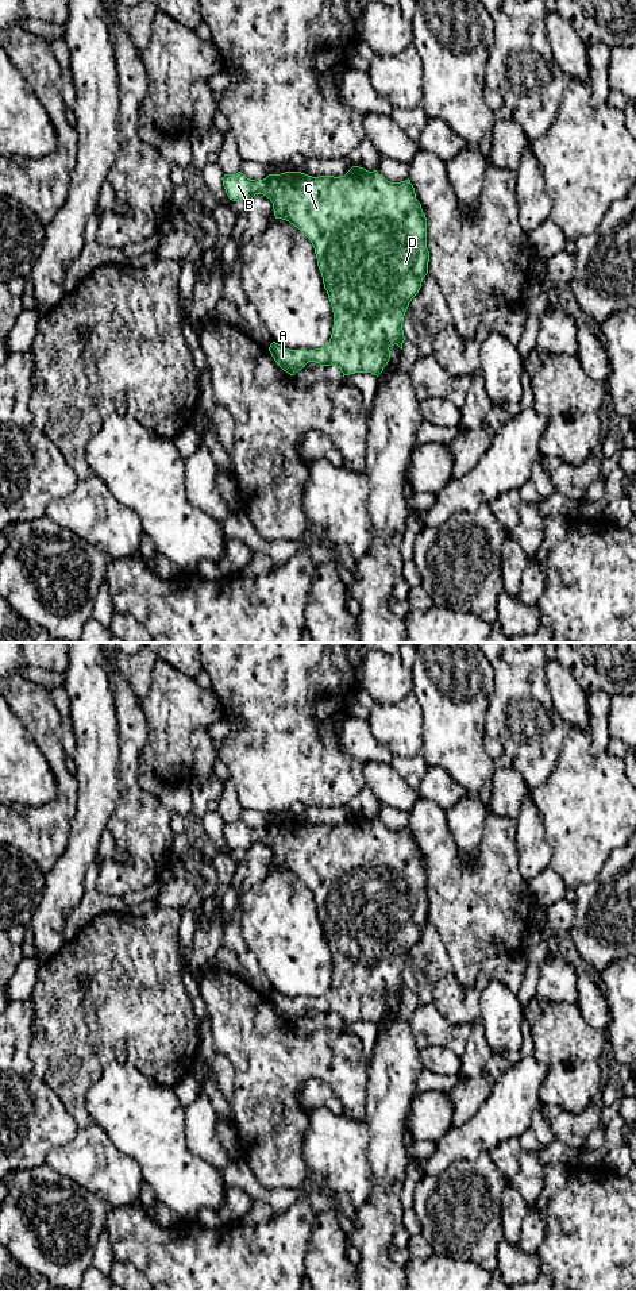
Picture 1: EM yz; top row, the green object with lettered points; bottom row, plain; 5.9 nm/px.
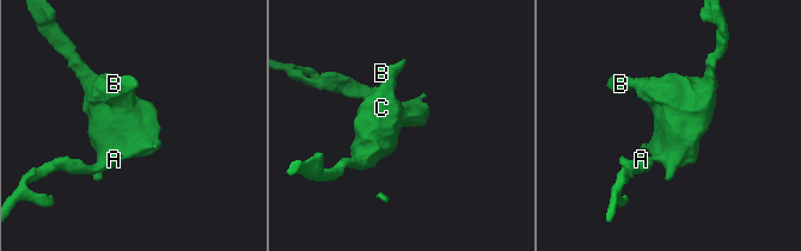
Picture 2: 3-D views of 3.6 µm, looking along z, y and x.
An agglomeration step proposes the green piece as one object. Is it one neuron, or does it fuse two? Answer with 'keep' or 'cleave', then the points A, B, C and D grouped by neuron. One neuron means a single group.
keep; A B C D

